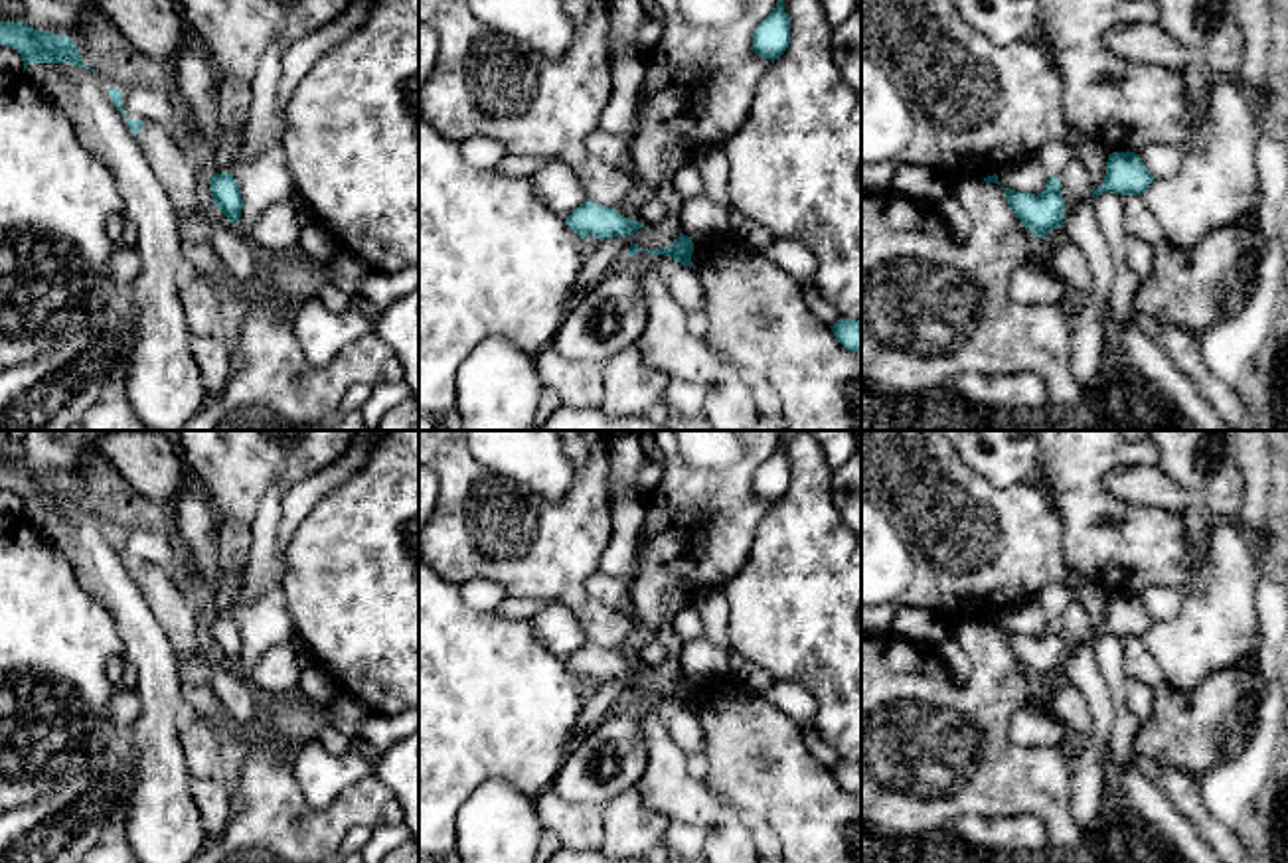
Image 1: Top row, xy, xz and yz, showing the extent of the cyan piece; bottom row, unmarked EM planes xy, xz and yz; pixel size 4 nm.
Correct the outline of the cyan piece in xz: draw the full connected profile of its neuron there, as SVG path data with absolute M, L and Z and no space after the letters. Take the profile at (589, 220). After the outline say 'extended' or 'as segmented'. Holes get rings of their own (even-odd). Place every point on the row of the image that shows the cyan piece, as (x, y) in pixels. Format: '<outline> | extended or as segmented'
M589 199L581 203L569 217L565 217L565 223L581 239L597 237L601 241L634 235L640 227L644 227L642 221L628 219L616 209L599 205Z | as segmented

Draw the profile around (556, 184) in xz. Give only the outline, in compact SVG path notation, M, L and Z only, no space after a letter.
M553 160L529 178L535 196L559 217L569 217L587 201L577 174L563 162Z

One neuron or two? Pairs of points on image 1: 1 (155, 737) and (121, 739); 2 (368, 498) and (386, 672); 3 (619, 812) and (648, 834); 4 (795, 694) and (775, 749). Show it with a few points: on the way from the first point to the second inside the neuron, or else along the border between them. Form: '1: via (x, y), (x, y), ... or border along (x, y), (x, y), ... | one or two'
1: border along (127, 727), (137, 749), (135, 784) | two
2: via (386, 542), (386, 628) | one
3: via (627, 820), (641, 830) | one
4: border along (759, 694), (801, 727) | two

